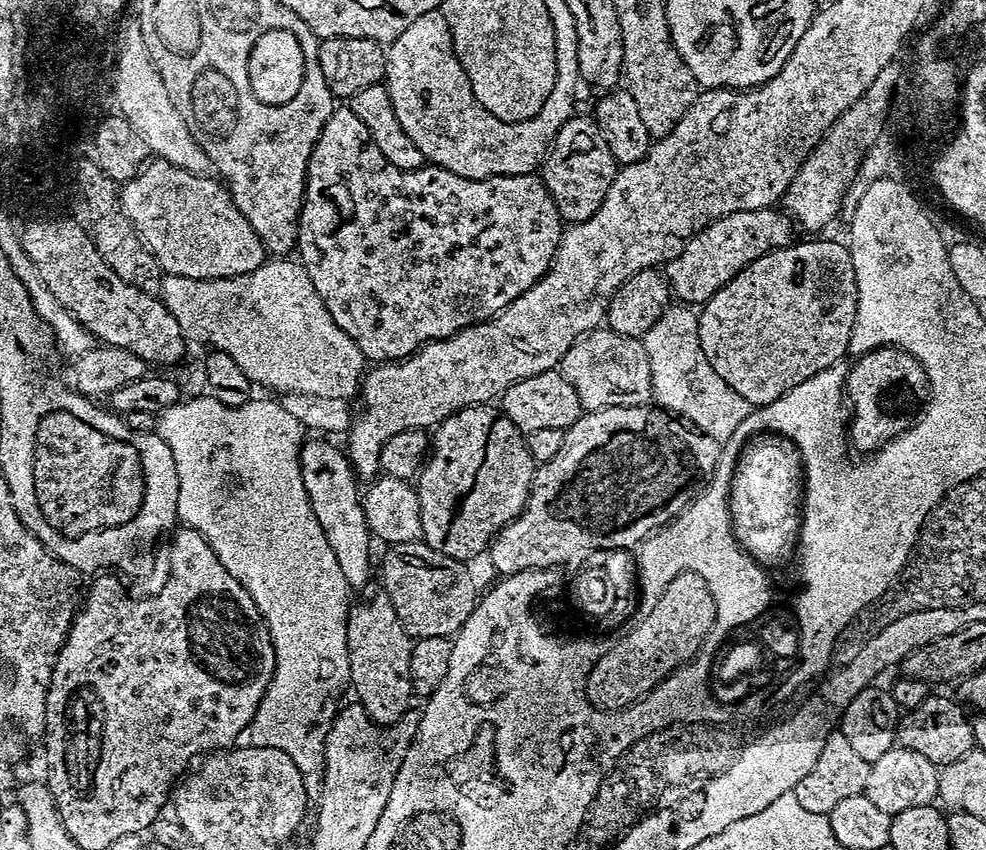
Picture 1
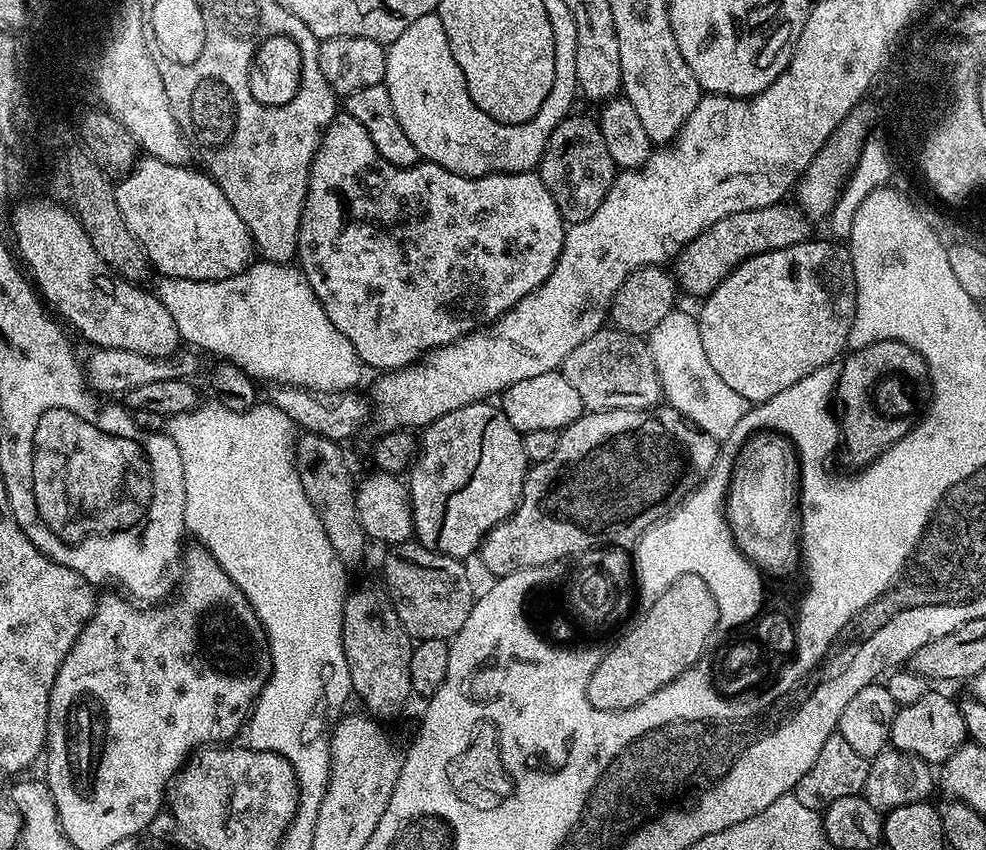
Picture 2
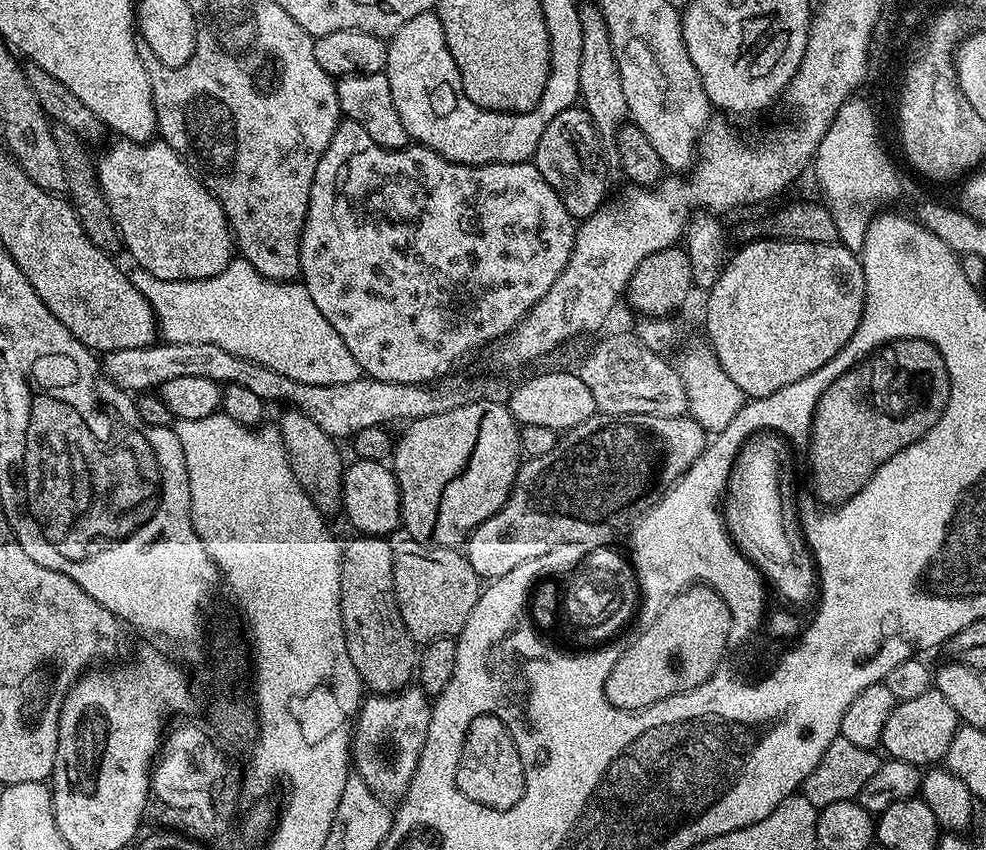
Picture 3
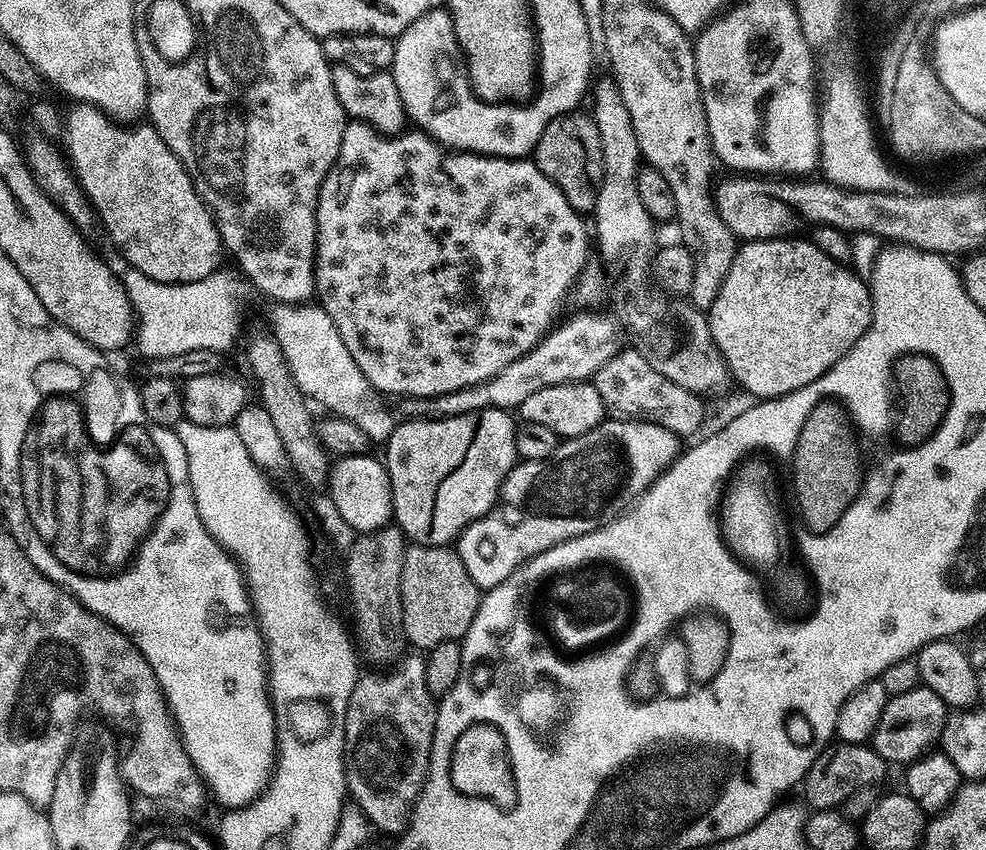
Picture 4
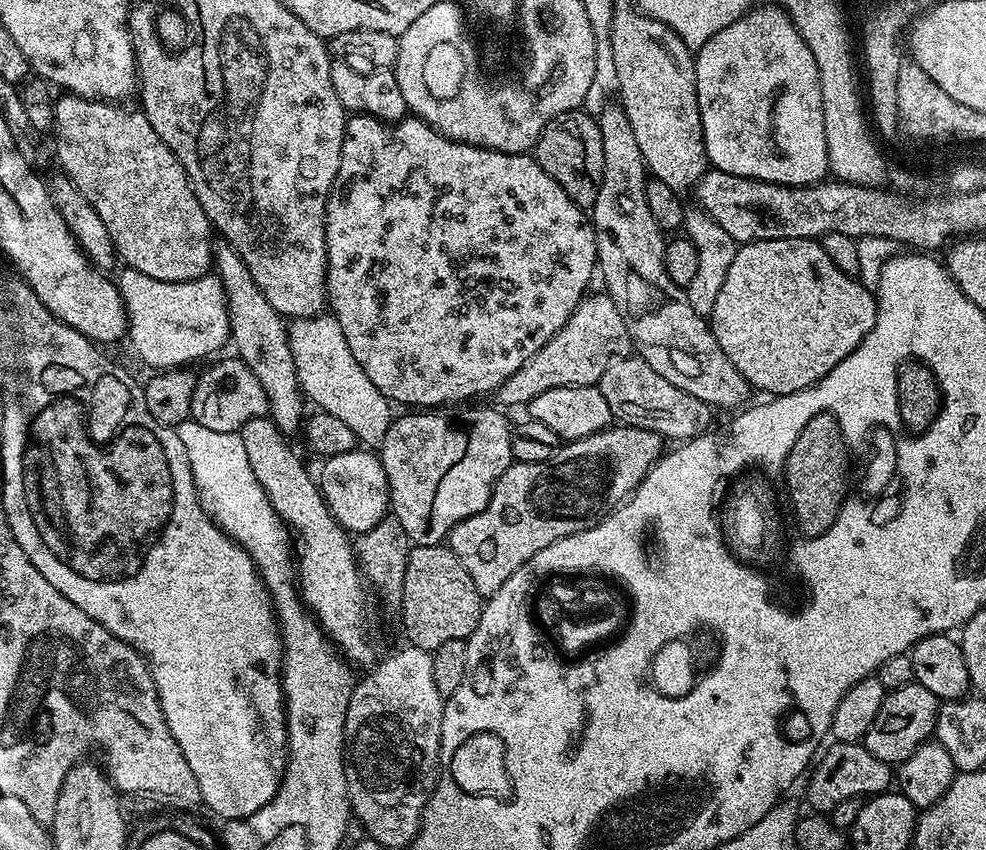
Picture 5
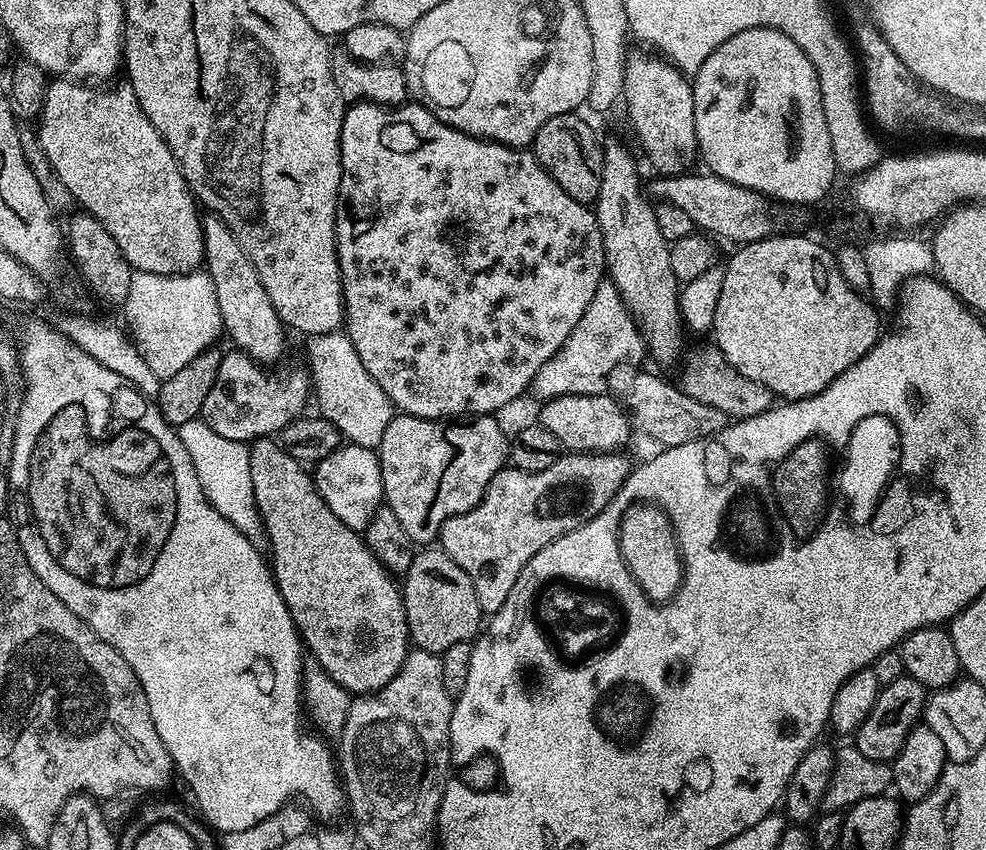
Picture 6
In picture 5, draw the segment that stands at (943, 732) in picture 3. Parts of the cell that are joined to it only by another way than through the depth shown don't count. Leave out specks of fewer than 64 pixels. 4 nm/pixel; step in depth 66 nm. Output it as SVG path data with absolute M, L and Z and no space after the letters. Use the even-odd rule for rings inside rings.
M915 682L888 692L878 710L878 718L874 718L874 726L870 726L870 730L864 735L862 741L864 748L870 750L874 758L882 758L882 762L898 766L906 758L910 758L910 754L914 754L918 746L933 739L940 705L938 697Z

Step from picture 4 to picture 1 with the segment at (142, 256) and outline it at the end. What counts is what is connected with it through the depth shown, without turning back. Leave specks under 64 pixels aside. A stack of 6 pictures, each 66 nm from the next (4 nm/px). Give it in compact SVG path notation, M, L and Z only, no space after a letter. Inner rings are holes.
M161 159L152 163L145 163L138 175L121 187L118 203L167 275L228 280L265 264L264 243L219 179L211 180L208 174L196 176Z

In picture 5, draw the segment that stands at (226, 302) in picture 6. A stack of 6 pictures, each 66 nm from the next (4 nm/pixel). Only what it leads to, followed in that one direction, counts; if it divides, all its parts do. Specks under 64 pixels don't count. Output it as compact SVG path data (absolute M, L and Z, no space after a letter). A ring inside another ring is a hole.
M221 243L214 252L214 275L224 287L224 297L228 303L228 330L231 343L236 343L235 355L262 382L266 390L268 413L278 430L285 434L299 433L306 420L304 404L306 397L300 391L300 379L294 366L294 356L288 346L288 334L285 317L270 306L266 294L250 278L246 262L229 244Z

